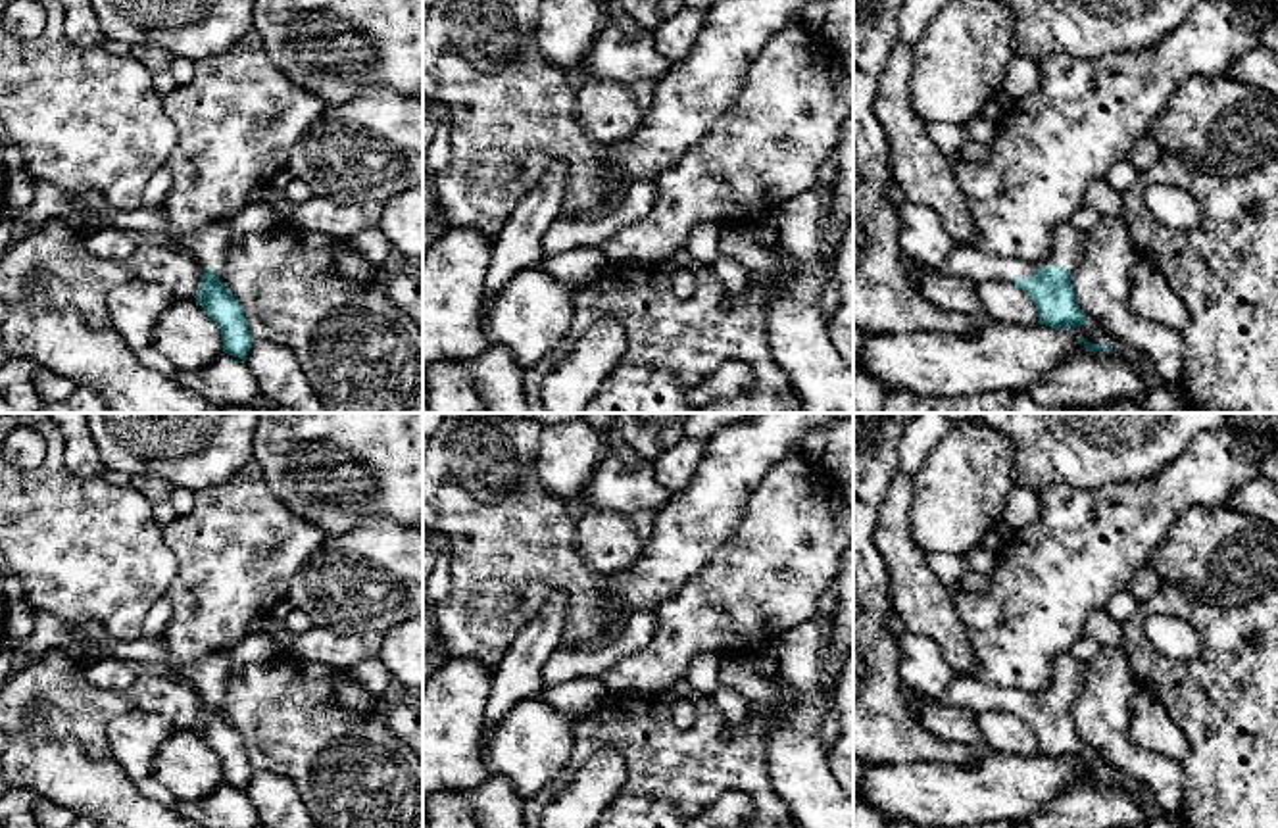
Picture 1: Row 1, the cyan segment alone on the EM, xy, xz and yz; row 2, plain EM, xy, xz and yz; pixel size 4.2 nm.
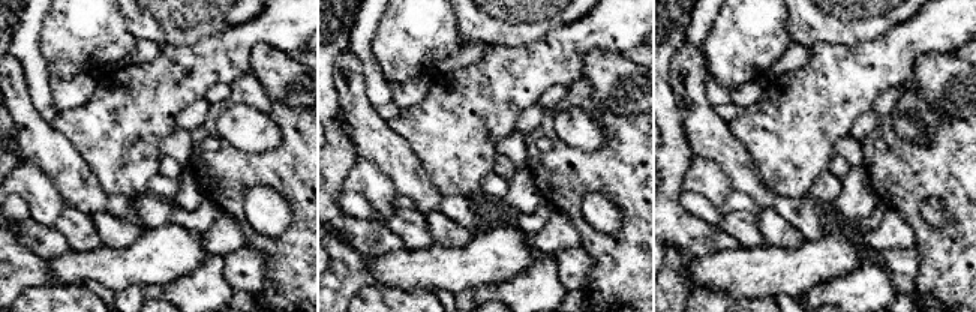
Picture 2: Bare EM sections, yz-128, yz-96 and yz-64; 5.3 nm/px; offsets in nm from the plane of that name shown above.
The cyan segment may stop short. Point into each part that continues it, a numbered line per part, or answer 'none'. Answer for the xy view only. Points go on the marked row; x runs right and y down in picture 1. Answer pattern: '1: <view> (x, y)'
1: xy (208, 246)

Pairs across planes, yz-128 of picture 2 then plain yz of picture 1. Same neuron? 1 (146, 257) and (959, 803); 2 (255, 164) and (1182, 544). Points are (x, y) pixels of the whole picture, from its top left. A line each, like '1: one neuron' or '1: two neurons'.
1: one neuron
2: two neurons

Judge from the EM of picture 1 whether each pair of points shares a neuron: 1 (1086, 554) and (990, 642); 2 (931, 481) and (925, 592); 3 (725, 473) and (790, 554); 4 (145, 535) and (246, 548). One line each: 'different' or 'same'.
1: same
2: different
3: different
4: different

